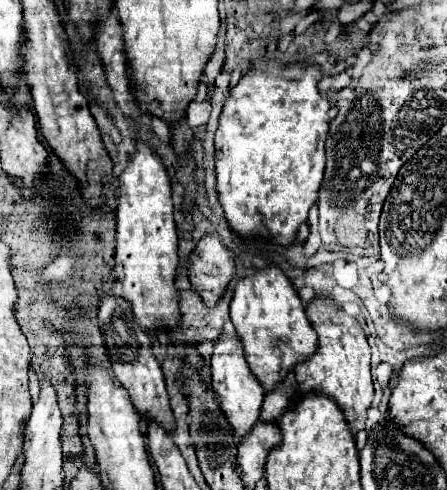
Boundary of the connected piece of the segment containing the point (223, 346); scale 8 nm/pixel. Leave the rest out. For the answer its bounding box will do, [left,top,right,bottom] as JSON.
[212,334,264,444]

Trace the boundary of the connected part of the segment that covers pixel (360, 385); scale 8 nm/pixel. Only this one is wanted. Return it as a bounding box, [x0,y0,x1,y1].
[296,298,374,436]

